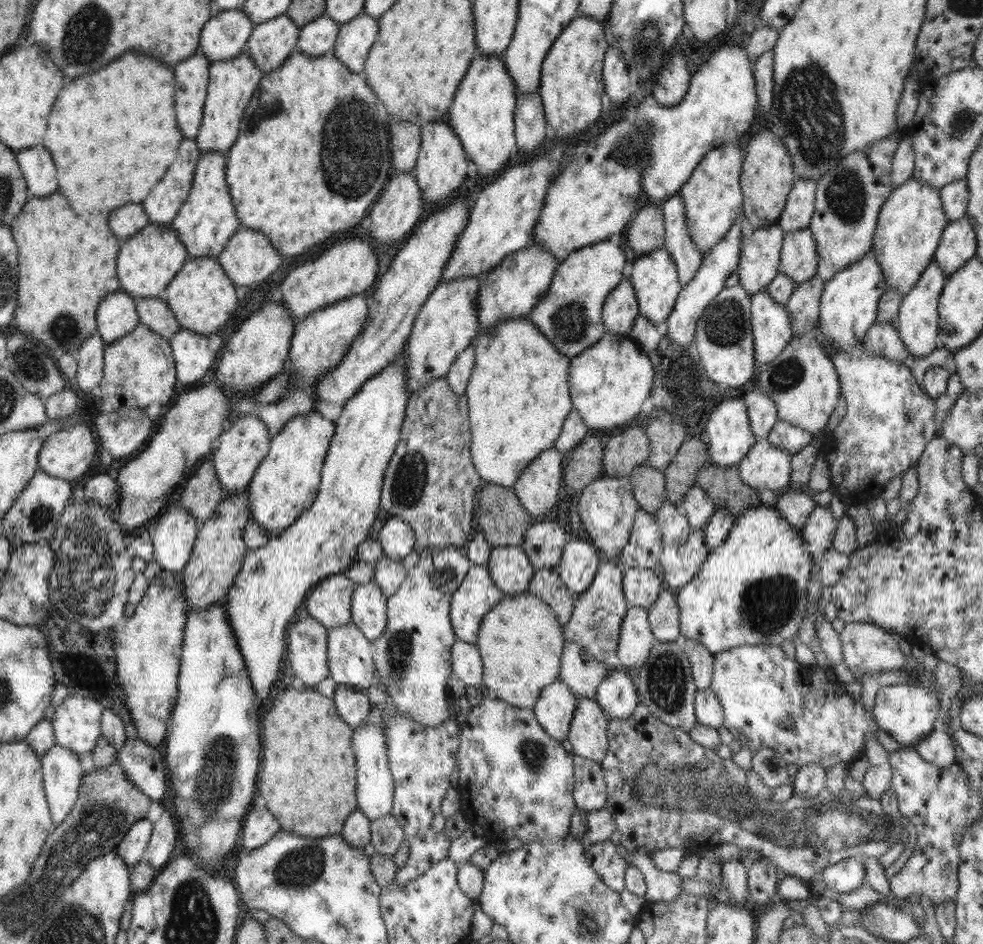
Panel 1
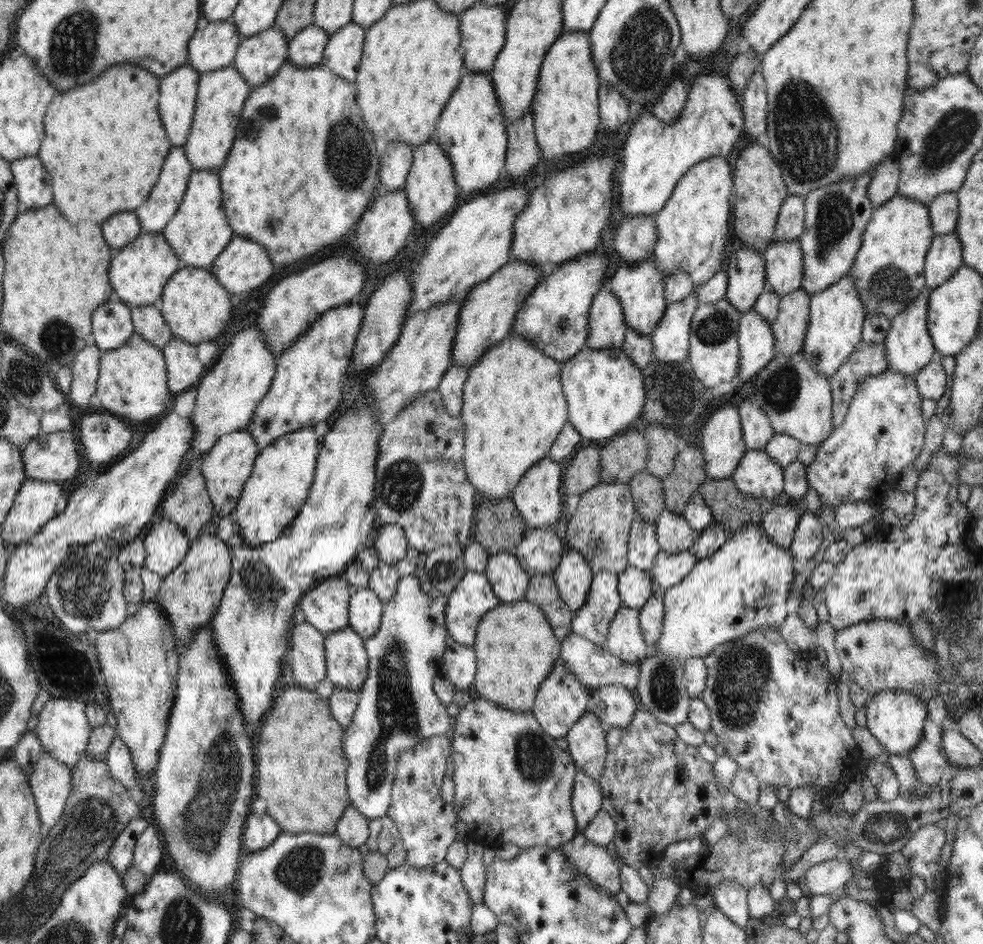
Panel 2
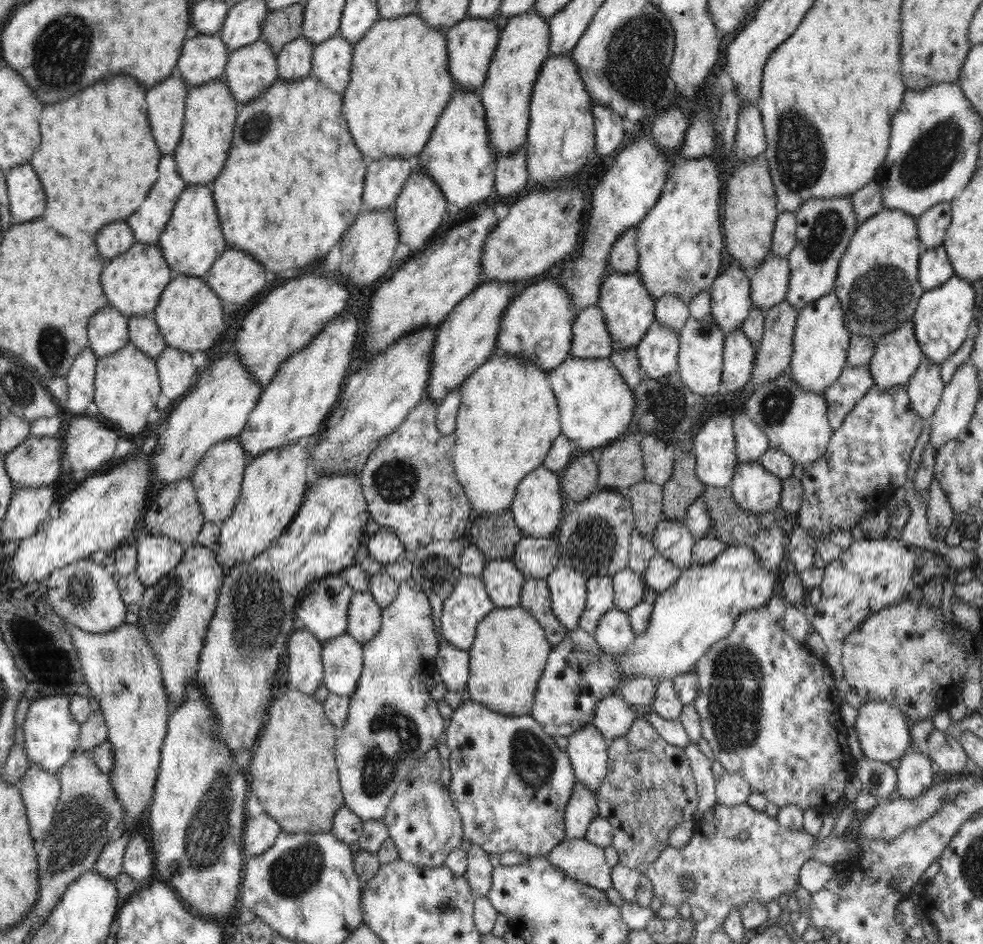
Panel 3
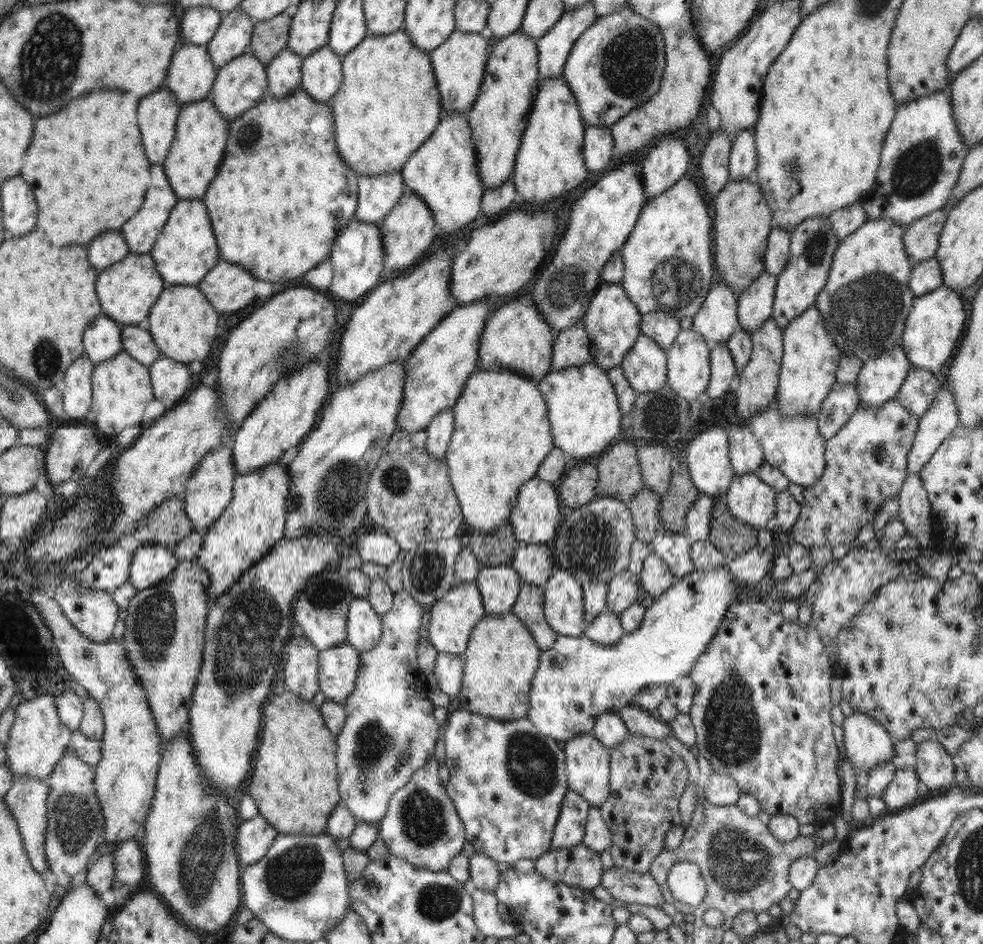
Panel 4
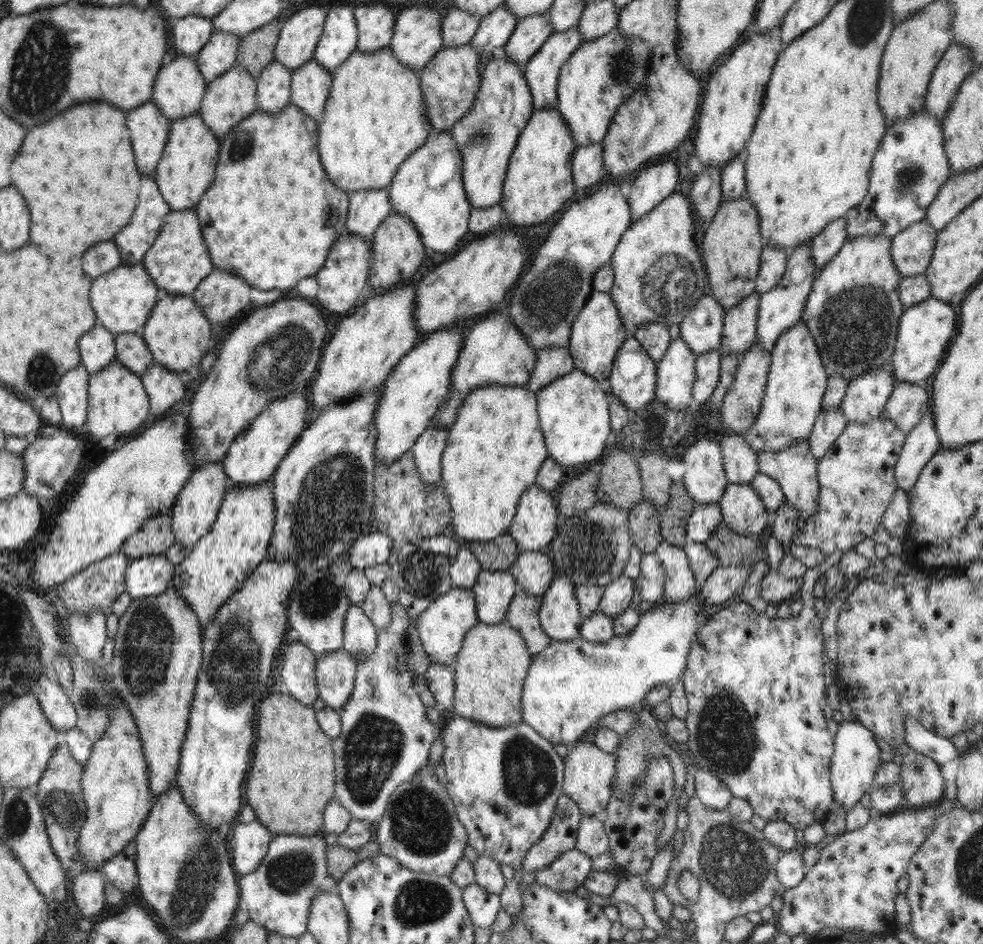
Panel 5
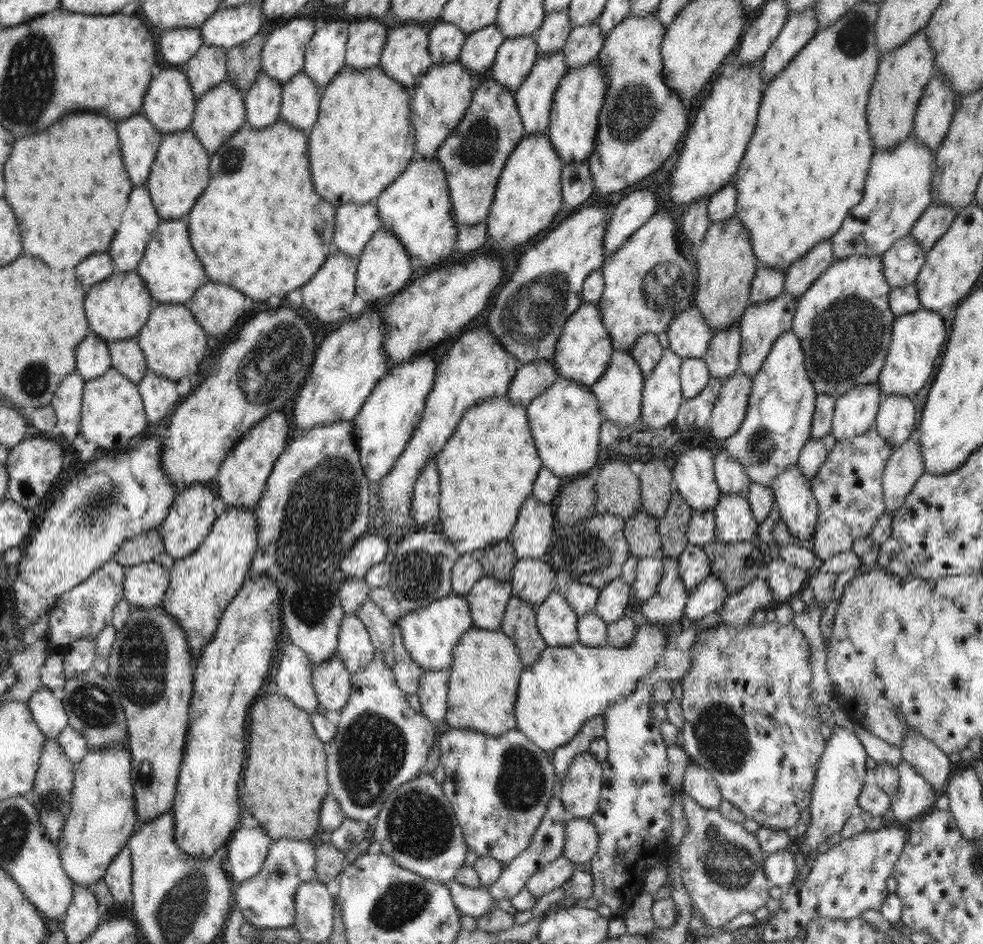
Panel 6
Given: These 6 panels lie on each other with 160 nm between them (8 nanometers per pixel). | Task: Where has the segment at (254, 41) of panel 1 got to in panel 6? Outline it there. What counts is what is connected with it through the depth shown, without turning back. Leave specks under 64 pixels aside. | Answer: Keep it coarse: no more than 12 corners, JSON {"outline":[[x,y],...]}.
{"outline":[[228,80],[198,100],[190,129],[212,155],[246,122]]}

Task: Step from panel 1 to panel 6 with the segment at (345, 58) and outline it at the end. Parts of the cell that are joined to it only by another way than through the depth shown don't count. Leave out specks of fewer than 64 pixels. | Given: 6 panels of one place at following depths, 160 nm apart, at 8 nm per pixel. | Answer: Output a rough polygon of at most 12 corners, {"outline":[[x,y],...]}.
{"outline":[[300,71],[283,84],[280,120],[309,136],[324,87]]}

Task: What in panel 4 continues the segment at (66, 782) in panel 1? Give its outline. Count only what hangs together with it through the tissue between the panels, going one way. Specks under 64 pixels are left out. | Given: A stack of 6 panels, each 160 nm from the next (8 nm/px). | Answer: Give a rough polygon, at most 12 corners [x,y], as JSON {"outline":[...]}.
{"outline":[[14,780],[4,803],[12,812],[32,869],[50,881],[44,858],[48,786]]}

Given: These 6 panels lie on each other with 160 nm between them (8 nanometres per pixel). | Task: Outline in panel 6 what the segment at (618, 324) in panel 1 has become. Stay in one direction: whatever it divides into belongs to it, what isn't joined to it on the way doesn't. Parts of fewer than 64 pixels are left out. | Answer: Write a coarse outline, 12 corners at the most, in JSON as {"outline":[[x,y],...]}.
{"outline":[[553,362],[520,365],[506,397],[526,408],[560,378]]}

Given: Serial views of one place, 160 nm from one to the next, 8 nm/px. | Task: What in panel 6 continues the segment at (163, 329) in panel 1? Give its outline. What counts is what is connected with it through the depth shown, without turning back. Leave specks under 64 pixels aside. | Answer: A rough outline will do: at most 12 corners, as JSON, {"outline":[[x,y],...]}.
{"outline":[[136,342],[108,343],[111,369],[132,383],[148,373]]}

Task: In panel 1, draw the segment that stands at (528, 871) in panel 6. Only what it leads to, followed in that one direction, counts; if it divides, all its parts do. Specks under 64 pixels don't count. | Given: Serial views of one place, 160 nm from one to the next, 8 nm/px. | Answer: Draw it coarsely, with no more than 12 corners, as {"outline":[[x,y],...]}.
{"outline":[[574,755],[573,800],[586,813],[605,809],[601,763]]}

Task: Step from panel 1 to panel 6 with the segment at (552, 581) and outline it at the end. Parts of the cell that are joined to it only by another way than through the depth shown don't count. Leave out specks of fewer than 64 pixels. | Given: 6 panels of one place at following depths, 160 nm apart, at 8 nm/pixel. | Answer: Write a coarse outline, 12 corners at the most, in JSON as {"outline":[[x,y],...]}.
{"outline":[[508,601],[500,630],[510,636],[524,667],[547,647],[536,607]]}

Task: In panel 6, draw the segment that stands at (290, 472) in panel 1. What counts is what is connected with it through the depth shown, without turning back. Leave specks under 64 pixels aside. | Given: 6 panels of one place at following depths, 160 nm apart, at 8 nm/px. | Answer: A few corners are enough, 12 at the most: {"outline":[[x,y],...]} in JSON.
{"outline":[[220,509],[171,561],[161,607],[196,662],[248,579],[253,509]]}

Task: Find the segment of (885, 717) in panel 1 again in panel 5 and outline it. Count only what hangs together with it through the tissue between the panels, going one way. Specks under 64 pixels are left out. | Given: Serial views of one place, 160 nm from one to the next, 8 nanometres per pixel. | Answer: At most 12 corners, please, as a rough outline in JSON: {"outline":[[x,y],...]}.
{"outline":[[842,721],[834,736],[834,803],[850,811],[874,786],[875,733]]}

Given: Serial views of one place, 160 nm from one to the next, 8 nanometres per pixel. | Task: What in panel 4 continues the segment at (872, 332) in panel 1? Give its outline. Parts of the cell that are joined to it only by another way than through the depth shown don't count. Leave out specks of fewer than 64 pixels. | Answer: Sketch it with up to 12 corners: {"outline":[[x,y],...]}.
{"outline":[[834,384],[816,414],[827,441],[859,404],[855,385]]}

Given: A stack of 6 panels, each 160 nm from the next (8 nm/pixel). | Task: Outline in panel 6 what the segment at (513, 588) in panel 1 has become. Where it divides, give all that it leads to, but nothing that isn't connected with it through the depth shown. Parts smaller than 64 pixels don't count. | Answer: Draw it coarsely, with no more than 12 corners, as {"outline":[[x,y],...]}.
{"outline":[[483,575],[464,597],[474,627],[499,630],[510,581]]}

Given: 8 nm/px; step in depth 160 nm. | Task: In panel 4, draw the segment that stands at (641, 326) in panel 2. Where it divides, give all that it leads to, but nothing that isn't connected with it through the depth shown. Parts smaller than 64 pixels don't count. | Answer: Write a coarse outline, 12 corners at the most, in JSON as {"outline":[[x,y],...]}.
{"outline":[[601,283],[584,324],[607,372],[641,336],[642,314],[621,283]]}

